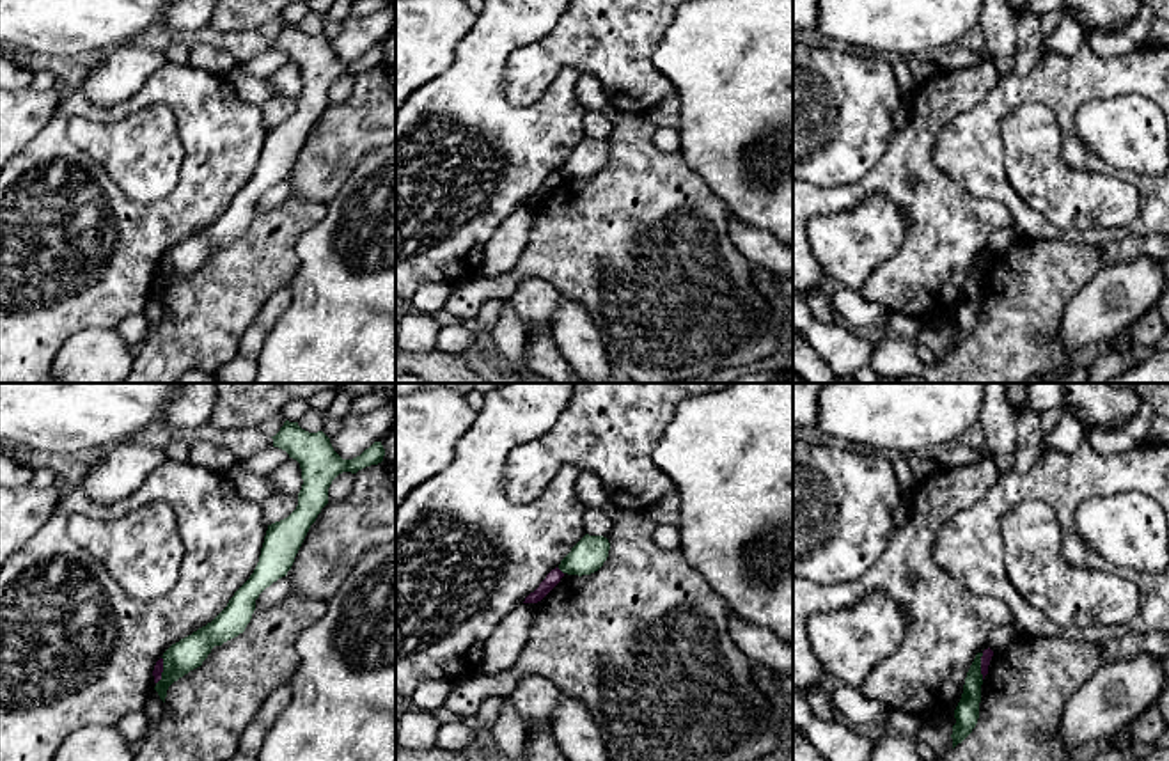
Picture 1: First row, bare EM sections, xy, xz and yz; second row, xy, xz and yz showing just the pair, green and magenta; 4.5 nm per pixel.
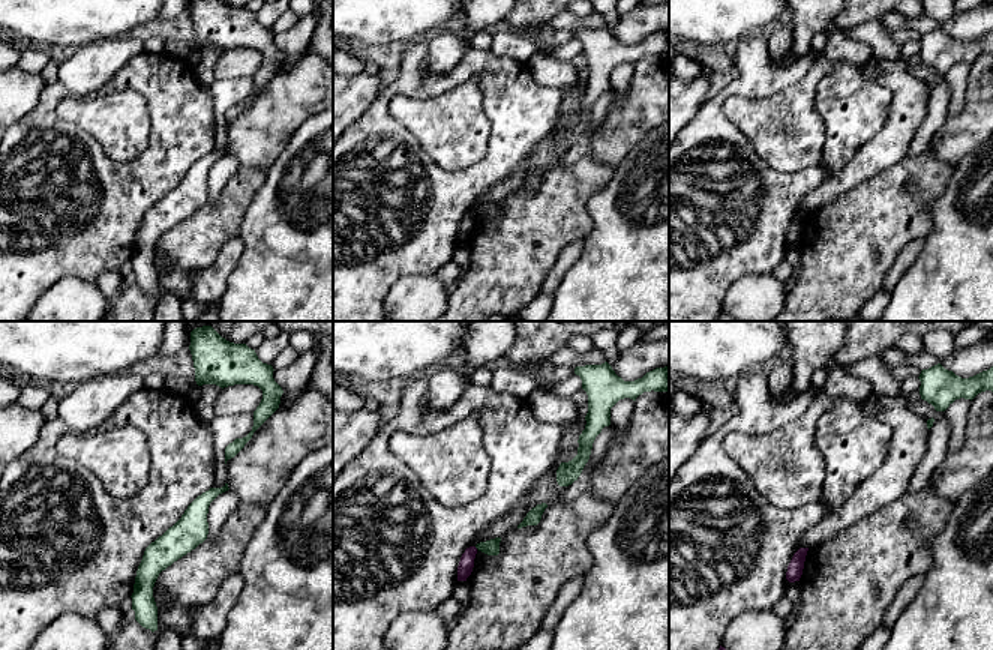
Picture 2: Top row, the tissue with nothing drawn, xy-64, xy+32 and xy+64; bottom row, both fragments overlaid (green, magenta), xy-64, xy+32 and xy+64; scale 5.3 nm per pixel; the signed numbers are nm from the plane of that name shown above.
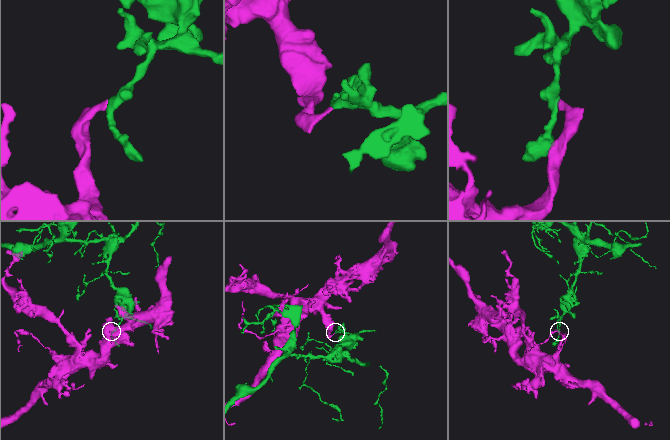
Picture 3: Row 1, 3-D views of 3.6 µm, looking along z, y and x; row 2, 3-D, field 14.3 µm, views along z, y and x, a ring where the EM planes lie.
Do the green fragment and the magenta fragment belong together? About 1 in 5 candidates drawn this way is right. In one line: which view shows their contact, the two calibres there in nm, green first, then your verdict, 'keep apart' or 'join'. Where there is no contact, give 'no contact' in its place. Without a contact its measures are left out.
yz | 110/50 nm | keep apart

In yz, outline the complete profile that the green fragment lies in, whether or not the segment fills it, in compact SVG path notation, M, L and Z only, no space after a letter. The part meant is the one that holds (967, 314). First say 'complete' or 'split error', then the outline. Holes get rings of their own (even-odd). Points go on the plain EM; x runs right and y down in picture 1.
complete; M983 255L976 257L965 280L961 302L954 312L956 326L953 328L951 337L953 351L972 335L979 321L981 287L983 287L981 259Z

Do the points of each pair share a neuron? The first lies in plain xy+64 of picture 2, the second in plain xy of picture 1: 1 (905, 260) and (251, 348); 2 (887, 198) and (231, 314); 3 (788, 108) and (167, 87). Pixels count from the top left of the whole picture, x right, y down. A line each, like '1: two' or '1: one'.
1: one
2: one
3: two

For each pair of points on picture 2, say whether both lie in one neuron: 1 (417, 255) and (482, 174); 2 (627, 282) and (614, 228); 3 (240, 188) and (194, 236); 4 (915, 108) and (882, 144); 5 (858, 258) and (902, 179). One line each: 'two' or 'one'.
1: one
2: one
3: one
4: one
5: one

